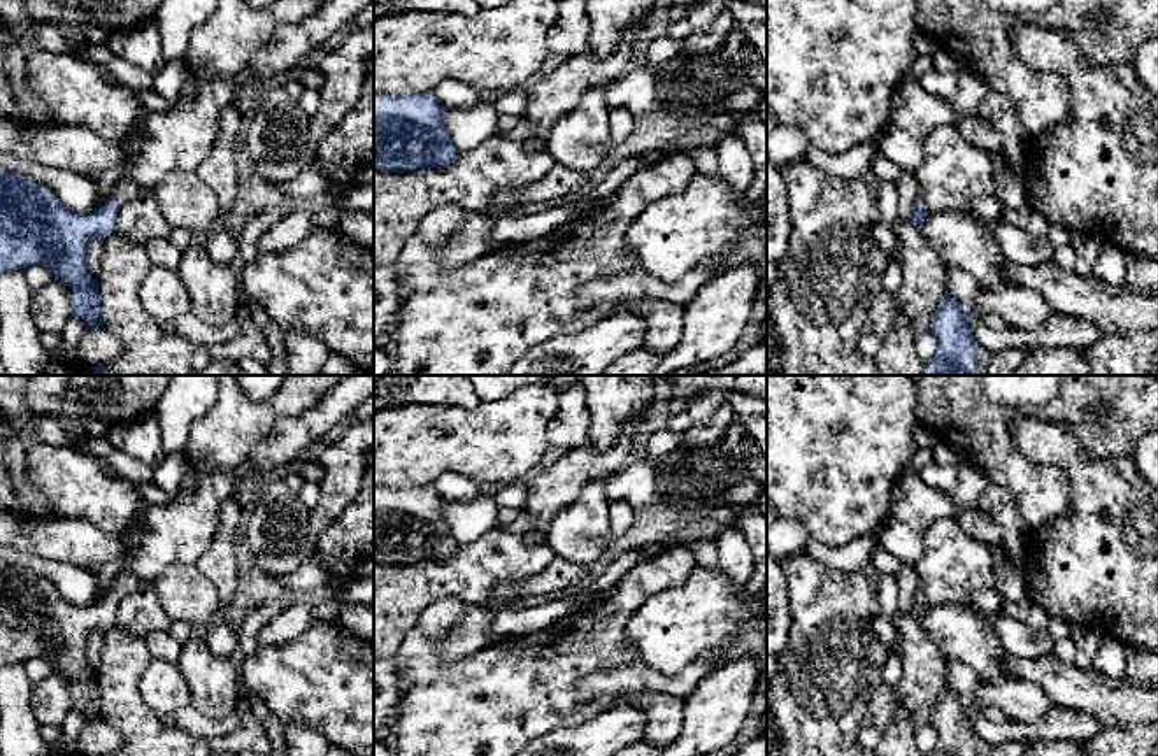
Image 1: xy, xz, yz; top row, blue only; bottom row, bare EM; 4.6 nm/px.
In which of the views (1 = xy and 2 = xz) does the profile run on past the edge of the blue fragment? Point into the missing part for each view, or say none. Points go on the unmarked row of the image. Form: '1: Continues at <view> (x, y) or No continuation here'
1: Continues at xy (125, 584)
2: No continuation here

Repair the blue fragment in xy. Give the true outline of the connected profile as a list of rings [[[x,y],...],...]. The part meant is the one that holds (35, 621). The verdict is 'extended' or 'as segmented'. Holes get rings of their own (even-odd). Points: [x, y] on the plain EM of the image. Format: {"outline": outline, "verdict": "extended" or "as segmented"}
{"outline": [[[0,563],[0,667],[47,658],[54,672],[72,681],[70,710],[82,712],[89,723],[104,719],[98,674],[88,665],[86,642],[91,633],[105,633],[114,626],[119,598],[142,586],[139,579],[121,577],[112,593],[89,607],[77,607],[65,600],[47,579],[32,577],[14,565]]], "verdict": "extended"}

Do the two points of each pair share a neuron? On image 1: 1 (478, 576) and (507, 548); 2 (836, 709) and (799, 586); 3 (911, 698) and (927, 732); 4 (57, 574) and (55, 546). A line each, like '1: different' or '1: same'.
1: same
2: same
3: different
4: different

